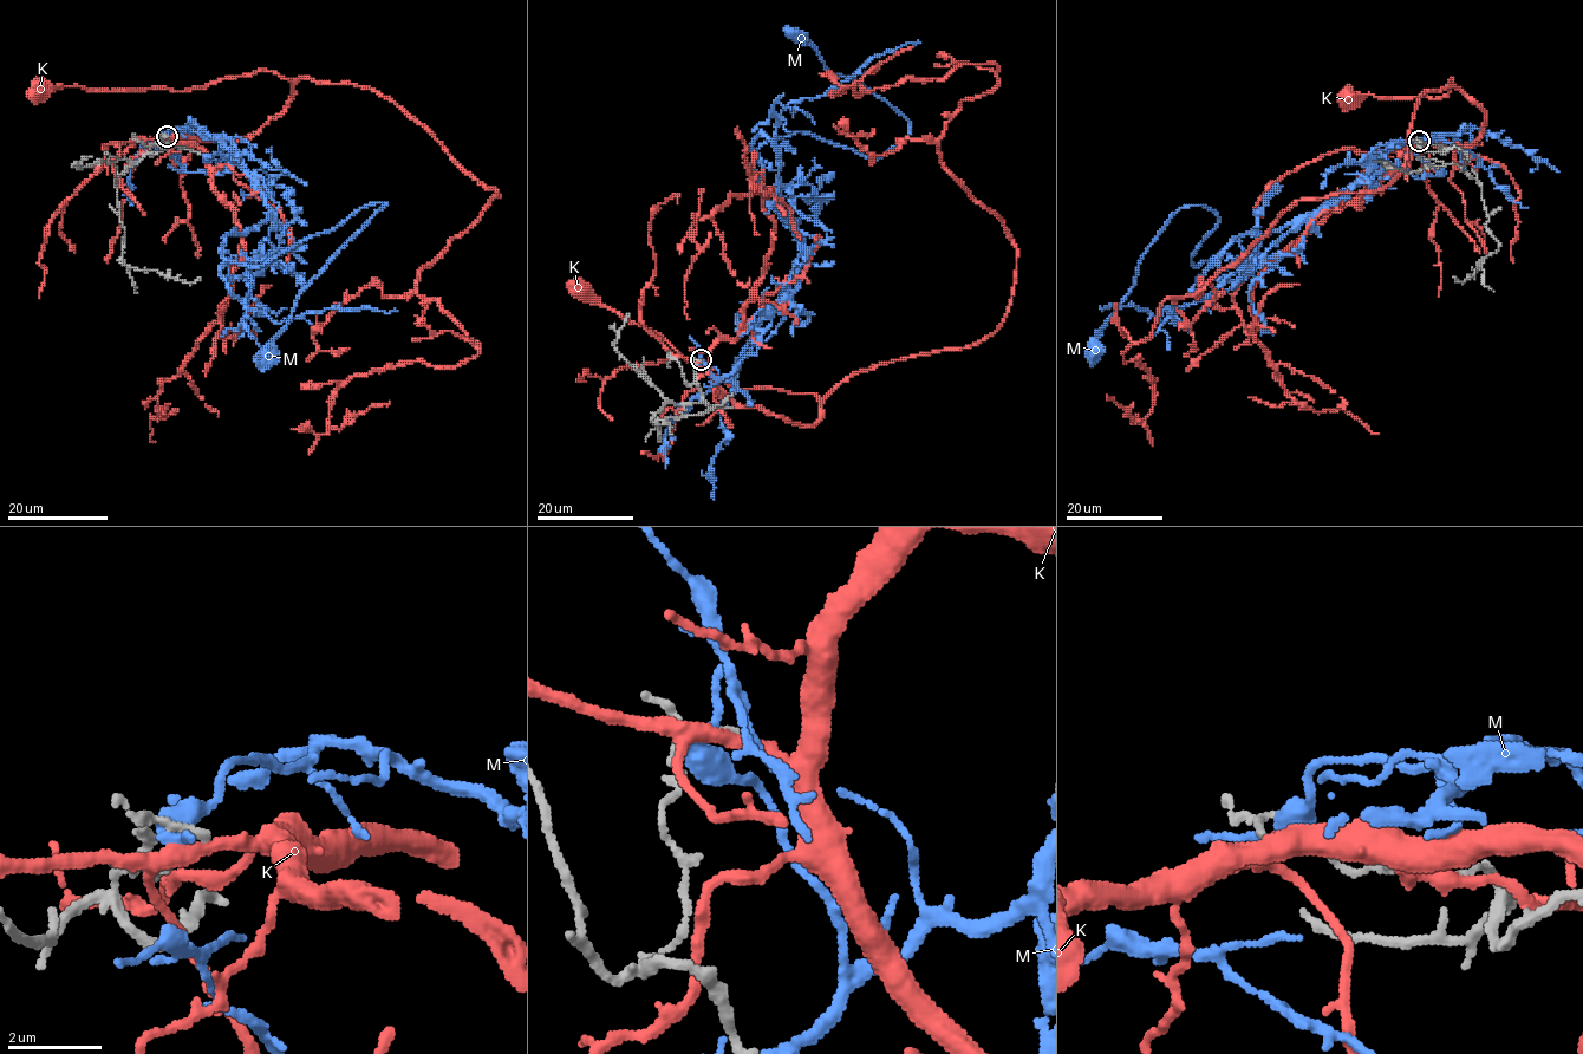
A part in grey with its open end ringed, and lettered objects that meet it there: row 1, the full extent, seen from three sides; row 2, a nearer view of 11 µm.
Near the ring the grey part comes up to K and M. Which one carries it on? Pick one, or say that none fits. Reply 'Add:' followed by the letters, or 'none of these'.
Add: none of these

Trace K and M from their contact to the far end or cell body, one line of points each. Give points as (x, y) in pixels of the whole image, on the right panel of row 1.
K: (1420, 143), (1474, 144), (1485, 112), (1452, 85), (1452, 79), (1447, 95), (1431, 98), (1359, 95), (1349, 101)
M: (1420, 142), (1443, 132), (1382, 151), (1313, 212), (1198, 266), (1218, 216), (1184, 206), (1094, 350)

